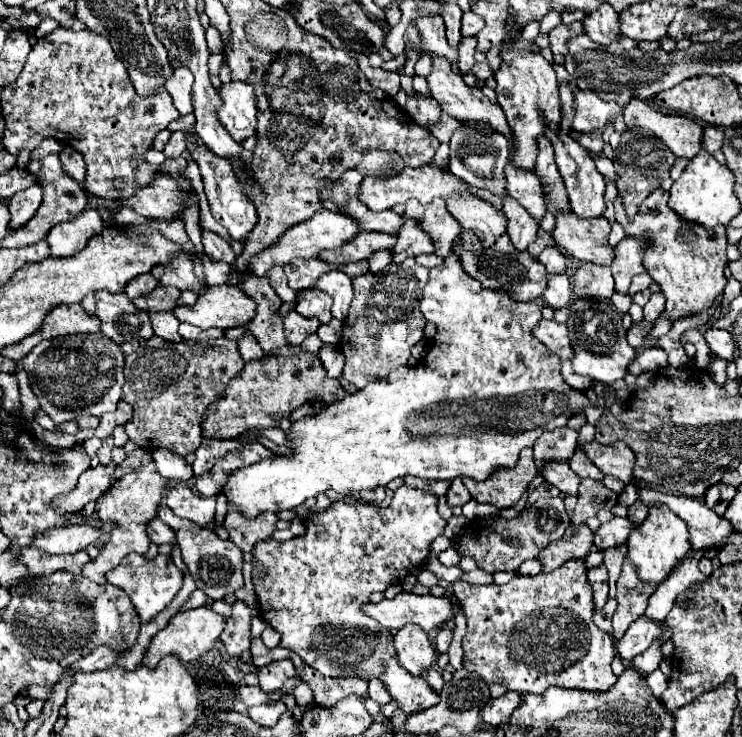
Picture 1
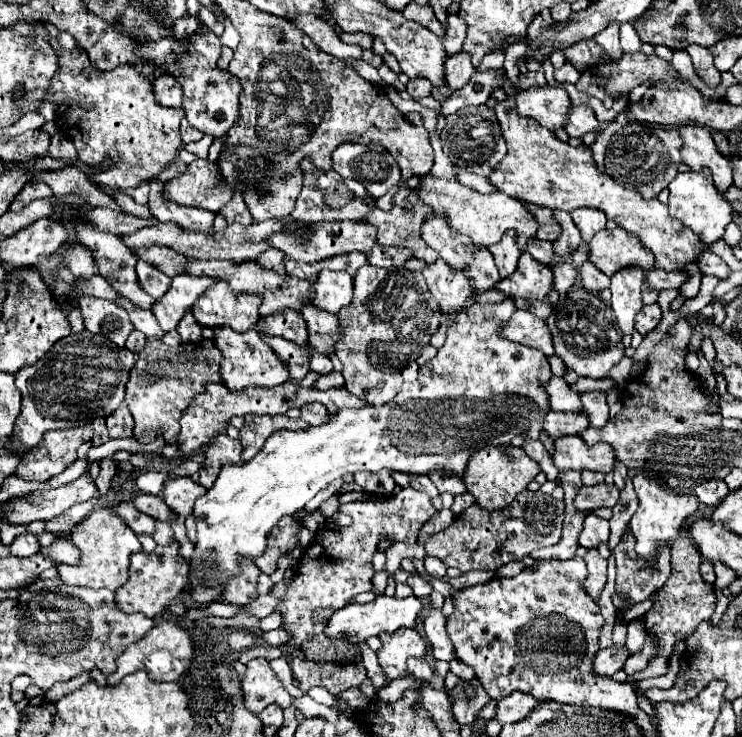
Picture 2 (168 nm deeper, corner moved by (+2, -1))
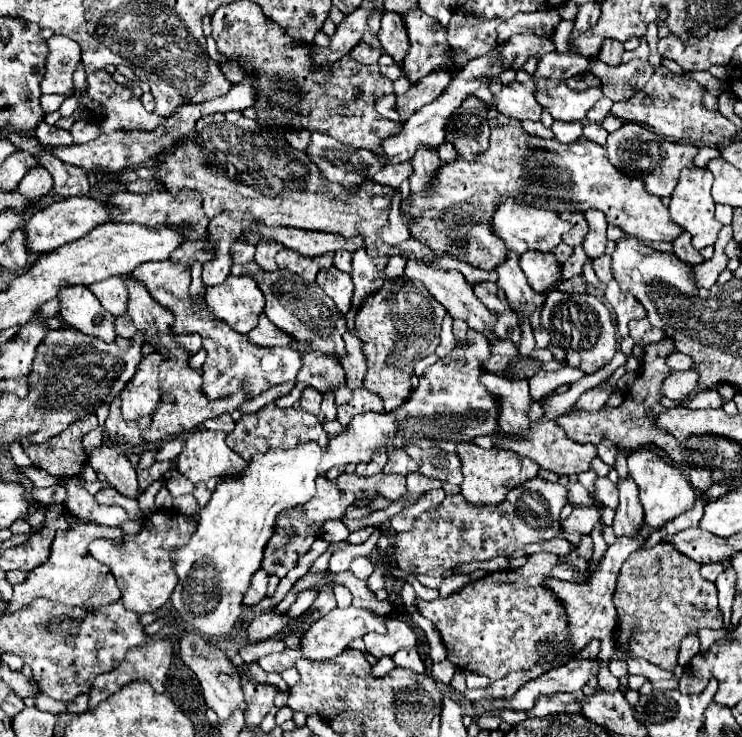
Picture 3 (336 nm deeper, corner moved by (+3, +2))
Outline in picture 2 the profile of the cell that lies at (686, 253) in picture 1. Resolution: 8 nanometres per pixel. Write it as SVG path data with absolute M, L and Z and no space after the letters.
M512 99L498 103L494 111L508 147L508 153L488 177L498 191L538 207L564 211L574 211L580 207L600 209L610 221L638 235L642 245L654 253L656 267L664 271L682 271L686 263L696 259L700 245L702 249L708 249L708 245L704 245L686 225L668 215L668 207L664 203L658 199L644 199L638 195L638 191L618 185L606 171L598 169L590 147L570 147L568 143L558 141L550 129L542 127L534 119L518 117Z

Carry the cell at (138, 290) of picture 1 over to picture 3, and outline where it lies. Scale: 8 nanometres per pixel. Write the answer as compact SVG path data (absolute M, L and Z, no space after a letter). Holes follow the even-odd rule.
M171 260L163 262L145 262L133 270L133 276L139 278L149 294L155 298L157 290L157 302L167 306L175 314L173 330L177 334L201 334L203 348L207 350L207 360L203 364L203 392L209 398L225 398L241 388L245 388L251 396L257 396L265 392L267 388L283 382L295 382L297 368L301 368L301 356L293 348L265 348L251 344L245 334L237 334L229 324L223 320L215 320L213 312L209 312L201 302L193 304L189 298L189 284L191 274L185 264L175 264ZM159 288L171 288L169 292L159 292Z

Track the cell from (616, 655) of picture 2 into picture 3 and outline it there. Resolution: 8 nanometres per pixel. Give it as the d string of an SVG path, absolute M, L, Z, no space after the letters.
M573 658L565 666L551 668L549 672L541 674L535 680L529 680L525 686L519 688L519 692L513 696L513 700L505 704L497 702L475 702L473 716L485 716L493 708L513 708L513 710L529 710L533 708L533 700L541 694L553 694L553 692L577 692L583 690L583 686L599 674L601 662L599 660L583 660Z

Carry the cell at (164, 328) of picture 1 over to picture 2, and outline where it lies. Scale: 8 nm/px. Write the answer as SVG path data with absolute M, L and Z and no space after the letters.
M116 297L114 299L122 309L126 309L128 317L132 319L132 323L136 325L138 331L142 331L146 337L150 339L162 339L164 333L160 329L160 325L156 323L156 317L152 315L152 311L140 311L134 307L134 303L130 303L126 297Z

